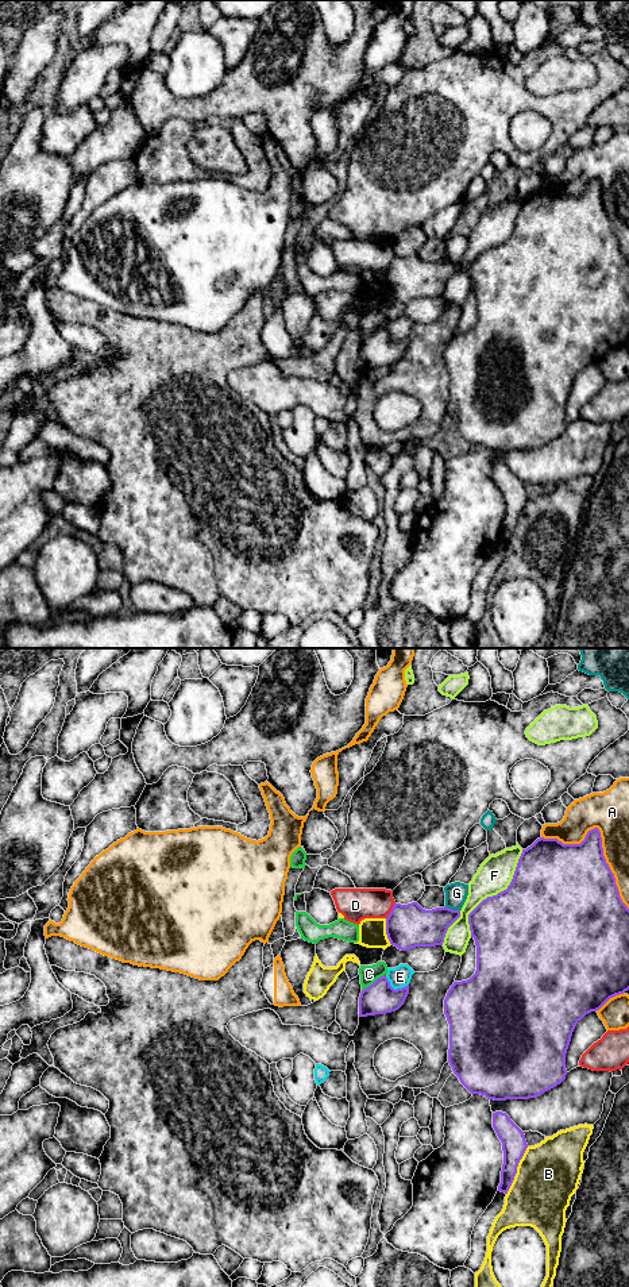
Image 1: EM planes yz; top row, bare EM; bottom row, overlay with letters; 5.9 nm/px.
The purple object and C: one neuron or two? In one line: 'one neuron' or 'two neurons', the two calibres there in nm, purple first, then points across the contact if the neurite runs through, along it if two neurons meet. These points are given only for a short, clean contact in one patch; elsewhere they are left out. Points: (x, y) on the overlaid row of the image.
two neurons | 190/110 nm | along yz (382, 975), (362, 990)

